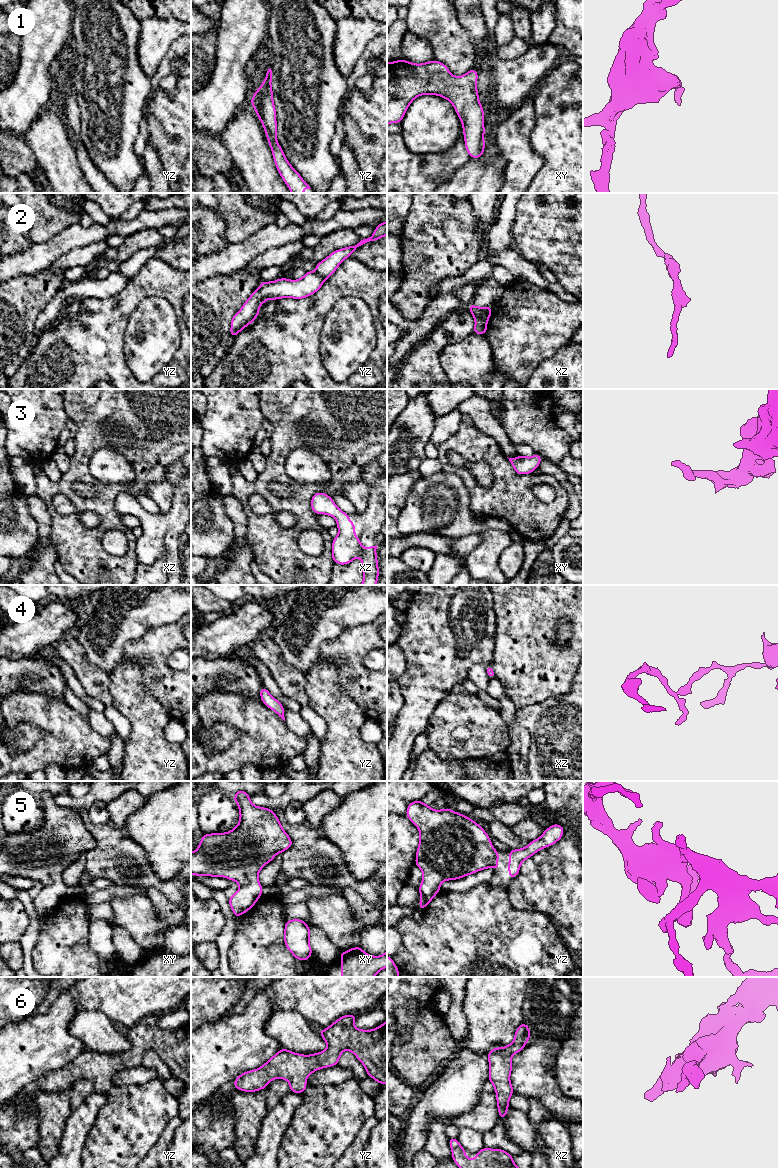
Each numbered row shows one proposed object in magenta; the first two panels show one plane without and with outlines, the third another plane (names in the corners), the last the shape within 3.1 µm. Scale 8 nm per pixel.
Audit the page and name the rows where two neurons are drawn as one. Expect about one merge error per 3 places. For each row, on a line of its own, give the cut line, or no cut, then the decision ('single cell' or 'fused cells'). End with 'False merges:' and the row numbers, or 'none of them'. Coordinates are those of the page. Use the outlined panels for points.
1: no cut | single cell
2: xz (475, 319), (481, 319), (486, 322) | fused cells
3: no cut | single cell
4: no cut | single cell
5: no cut | single cell
6: no cut | single cell
False merges: 2

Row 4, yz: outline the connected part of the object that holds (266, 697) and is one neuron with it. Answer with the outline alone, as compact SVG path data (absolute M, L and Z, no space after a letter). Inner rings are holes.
M264 686L260 688L260 697L261 701L268 708L275 711L277 715L285 721L284 706L278 700L276 700Z

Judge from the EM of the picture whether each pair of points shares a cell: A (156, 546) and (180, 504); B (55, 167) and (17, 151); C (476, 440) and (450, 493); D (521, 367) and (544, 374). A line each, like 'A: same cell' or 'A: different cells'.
A: same cell
B: different cells
C: different cells
D: different cells

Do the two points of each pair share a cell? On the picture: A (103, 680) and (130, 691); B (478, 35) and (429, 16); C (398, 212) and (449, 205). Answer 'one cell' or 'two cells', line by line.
A: two cells
B: two cells
C: two cells

